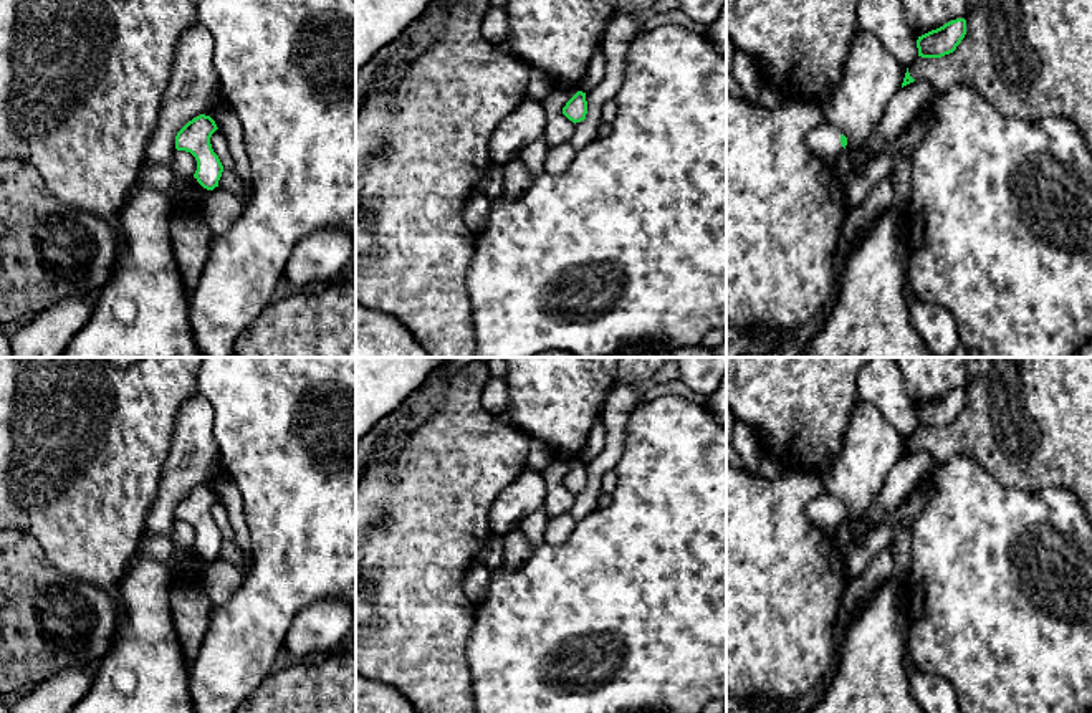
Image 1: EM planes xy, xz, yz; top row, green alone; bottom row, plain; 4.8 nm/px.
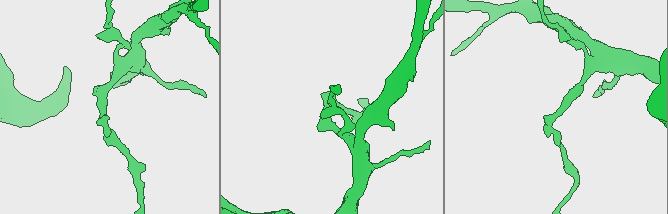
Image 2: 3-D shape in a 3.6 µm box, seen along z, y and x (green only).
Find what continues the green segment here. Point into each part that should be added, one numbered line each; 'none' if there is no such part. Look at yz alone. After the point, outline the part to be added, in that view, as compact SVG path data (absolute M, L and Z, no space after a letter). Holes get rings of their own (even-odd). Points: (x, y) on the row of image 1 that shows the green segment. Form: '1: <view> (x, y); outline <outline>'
1: yz (824, 139); outline M822 121L807 134L807 147L819 156L826 164L834 164L839 152L844 151L841 144L842 131Z

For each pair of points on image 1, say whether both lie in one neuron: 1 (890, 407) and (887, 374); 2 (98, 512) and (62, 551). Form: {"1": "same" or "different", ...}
{"1": "same", "2": "same"}

